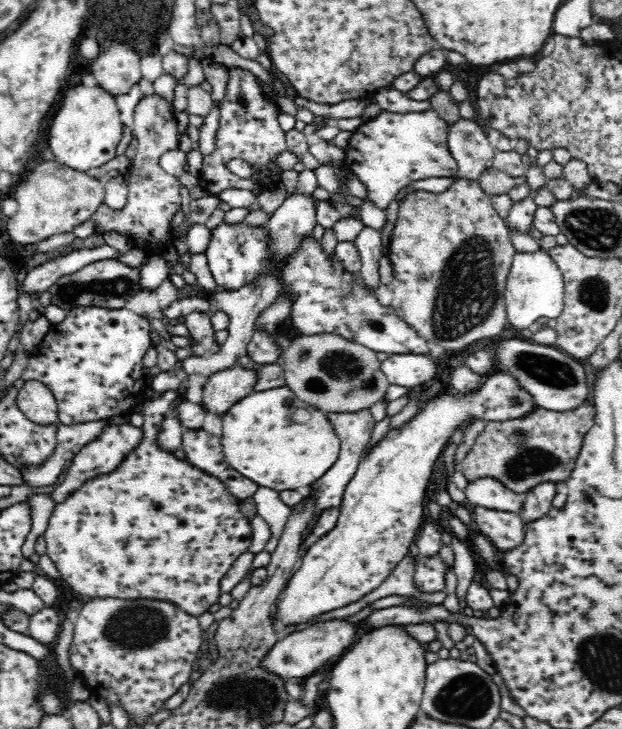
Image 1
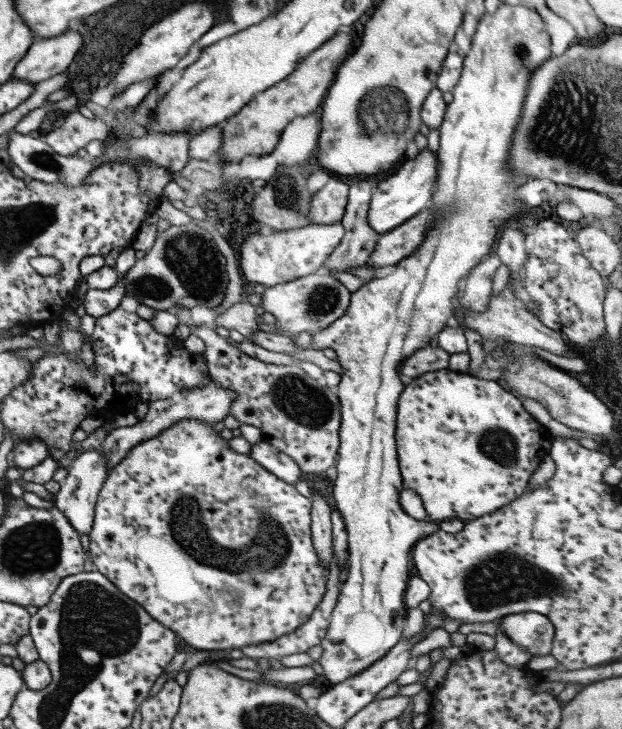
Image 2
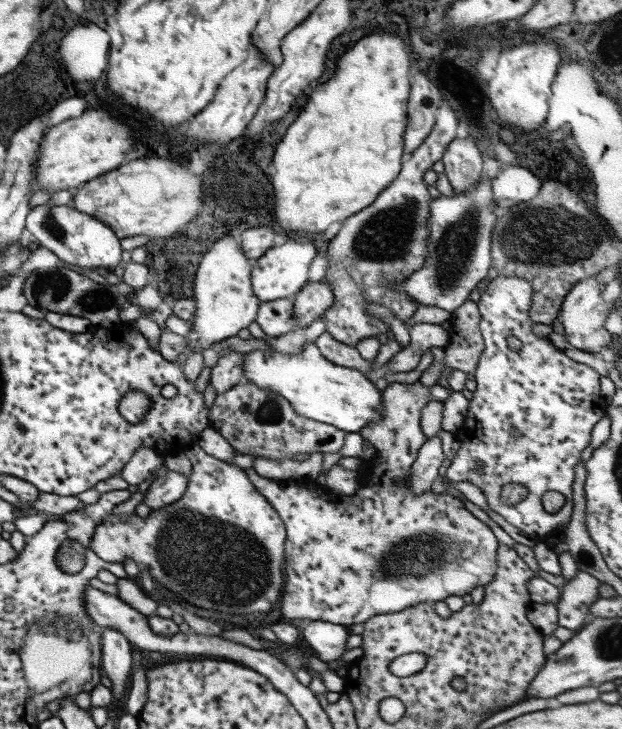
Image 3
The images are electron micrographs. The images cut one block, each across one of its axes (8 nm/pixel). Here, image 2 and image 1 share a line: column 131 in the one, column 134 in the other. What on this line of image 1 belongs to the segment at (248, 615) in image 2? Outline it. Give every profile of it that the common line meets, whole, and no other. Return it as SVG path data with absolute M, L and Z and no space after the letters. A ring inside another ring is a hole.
M166 391L157 401L144 402L143 424L141 431L143 432L141 441L135 446L123 459L118 466L109 473L95 476L86 480L84 484L76 491L71 492L62 502L56 503L55 509L50 515L46 530L43 537L46 542L46 552L48 558L52 560L56 570L60 573L60 580L64 584L66 590L82 601L92 601L97 599L120 599L126 601L132 600L158 600L172 603L190 616L200 617L204 612L209 612L212 608L218 606L219 599L223 591L221 590L221 582L228 574L228 570L232 568L232 564L236 559L244 553L247 553L252 546L252 523L244 515L241 501L238 497L230 494L228 487L215 476L210 476L200 468L192 465L190 461L178 459L174 455L174 451L168 451L164 447L158 445L158 436L161 431L162 421L165 419L166 412L175 408L176 392Z

